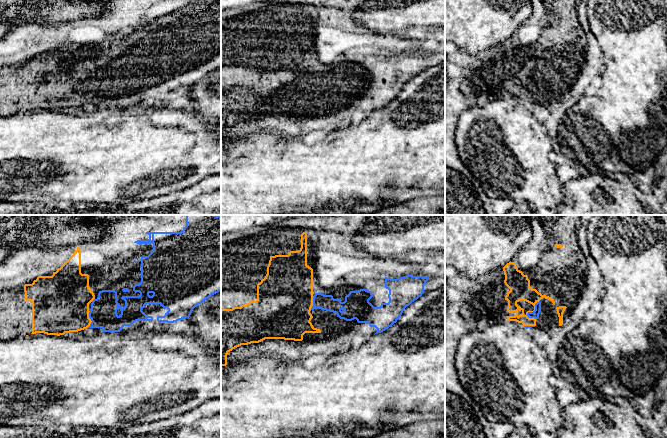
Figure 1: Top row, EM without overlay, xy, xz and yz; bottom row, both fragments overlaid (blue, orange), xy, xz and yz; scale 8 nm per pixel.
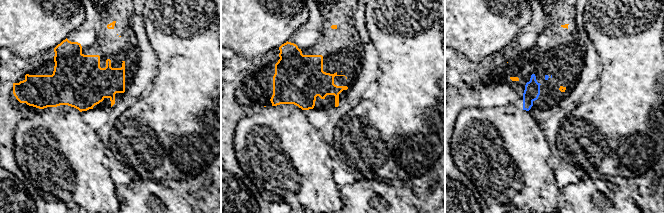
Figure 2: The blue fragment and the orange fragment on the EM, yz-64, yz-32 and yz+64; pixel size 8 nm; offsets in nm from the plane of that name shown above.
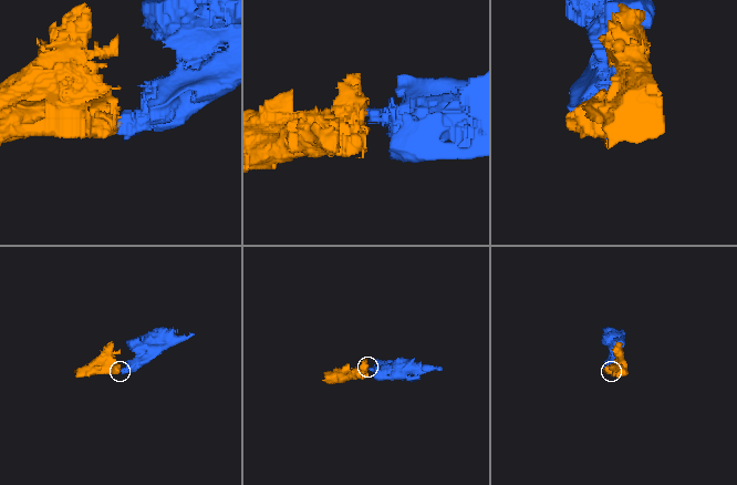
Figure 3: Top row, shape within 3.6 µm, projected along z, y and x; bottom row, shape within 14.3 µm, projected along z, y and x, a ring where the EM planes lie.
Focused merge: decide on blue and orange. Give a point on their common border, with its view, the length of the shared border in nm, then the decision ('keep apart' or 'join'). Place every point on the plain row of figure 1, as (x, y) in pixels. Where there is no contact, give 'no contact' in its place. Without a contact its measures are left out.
contact yz (533, 87); length 170 nm; join

